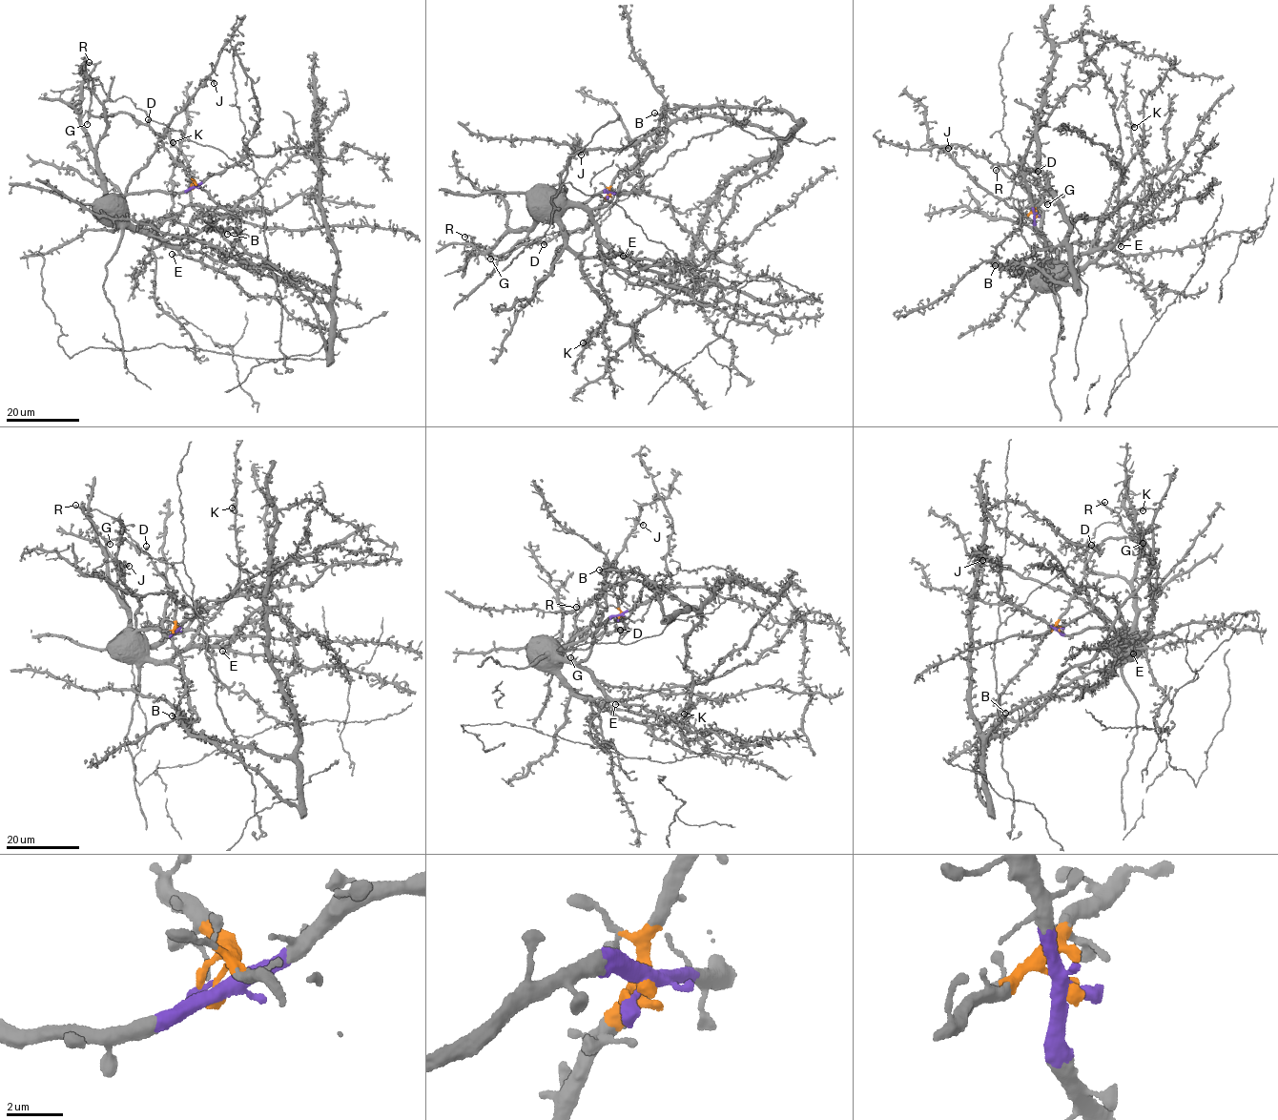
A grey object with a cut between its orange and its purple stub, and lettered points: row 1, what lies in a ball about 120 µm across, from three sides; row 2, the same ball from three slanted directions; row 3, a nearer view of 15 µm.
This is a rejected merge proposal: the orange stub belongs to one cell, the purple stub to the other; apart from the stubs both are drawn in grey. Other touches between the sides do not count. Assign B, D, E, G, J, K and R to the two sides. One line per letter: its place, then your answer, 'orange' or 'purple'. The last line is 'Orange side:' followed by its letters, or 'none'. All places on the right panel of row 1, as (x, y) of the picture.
B: place (995, 265); orange
D: place (1038, 171); orange
E: place (1121, 246); purple
G: place (1047, 204); orange
J: place (948, 148); purple
K: place (1134, 127); purple
R: place (996, 170); orange
Orange side: B, D, G, R

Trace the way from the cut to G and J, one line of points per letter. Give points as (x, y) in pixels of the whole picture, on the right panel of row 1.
G: (1036, 215), (1034, 205), (1047, 191), (1038, 177), (1033, 180), (1042, 188), (1040, 197), (1047, 204)
J: (1036, 215), (1045, 253), (1030, 219), (975, 184), (946, 154), (948, 148)

